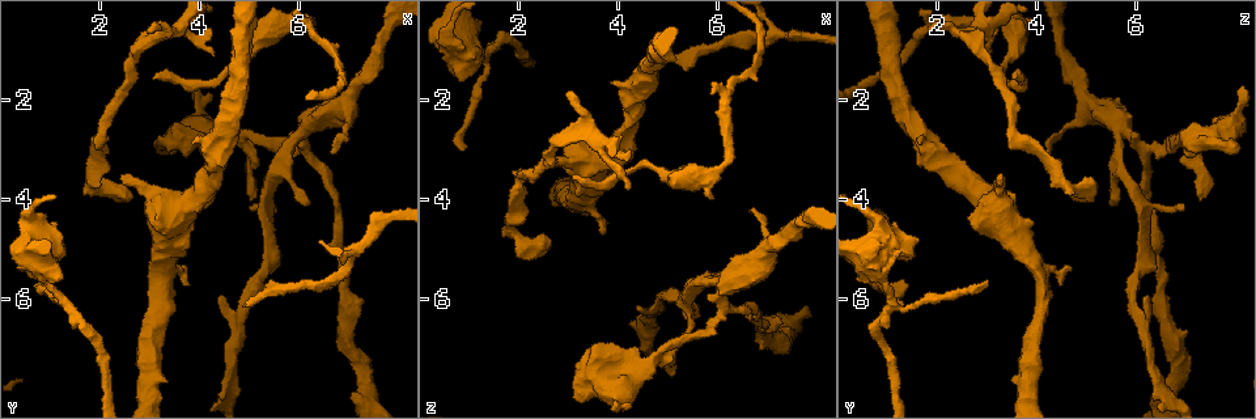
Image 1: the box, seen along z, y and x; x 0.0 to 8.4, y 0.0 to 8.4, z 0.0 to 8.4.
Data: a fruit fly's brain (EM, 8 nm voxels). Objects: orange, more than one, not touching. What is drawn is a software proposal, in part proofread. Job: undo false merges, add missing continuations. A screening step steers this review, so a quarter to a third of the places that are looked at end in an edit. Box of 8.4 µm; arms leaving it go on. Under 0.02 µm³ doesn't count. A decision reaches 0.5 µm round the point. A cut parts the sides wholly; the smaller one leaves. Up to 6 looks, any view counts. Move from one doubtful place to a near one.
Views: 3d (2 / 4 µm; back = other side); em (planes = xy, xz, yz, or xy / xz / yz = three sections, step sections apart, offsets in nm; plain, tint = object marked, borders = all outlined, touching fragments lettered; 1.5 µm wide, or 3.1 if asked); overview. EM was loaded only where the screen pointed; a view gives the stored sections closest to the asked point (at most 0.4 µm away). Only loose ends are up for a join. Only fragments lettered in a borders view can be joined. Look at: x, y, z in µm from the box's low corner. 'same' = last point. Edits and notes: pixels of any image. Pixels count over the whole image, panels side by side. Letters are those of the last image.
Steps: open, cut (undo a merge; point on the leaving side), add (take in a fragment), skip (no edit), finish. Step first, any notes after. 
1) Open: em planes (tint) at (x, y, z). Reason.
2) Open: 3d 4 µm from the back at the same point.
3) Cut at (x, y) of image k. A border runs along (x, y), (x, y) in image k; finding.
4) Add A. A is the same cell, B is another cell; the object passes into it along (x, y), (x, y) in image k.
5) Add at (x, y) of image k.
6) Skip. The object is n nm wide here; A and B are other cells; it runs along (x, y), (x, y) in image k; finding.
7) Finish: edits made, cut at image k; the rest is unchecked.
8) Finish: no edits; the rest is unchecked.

Open: em planes (tint) at (1.10, 4.50, 1.15). An open end.

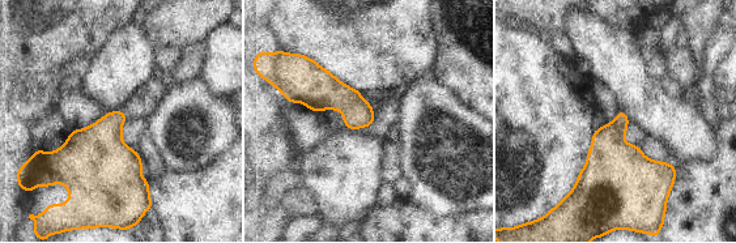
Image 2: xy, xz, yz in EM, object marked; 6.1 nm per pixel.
Open: em planes (borders) at the same point.

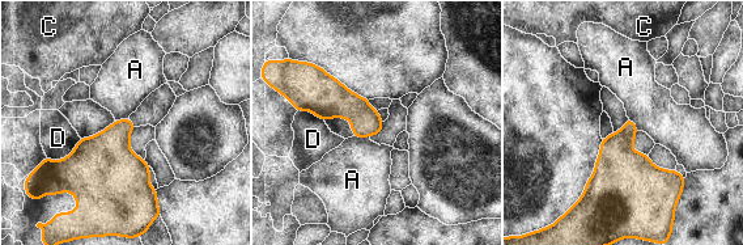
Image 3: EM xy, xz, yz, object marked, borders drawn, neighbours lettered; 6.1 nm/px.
Skip. A, C and D are other cells; a border runs along (353, 135), (369, 136) in image 3; no lettered fragment goes on from it.

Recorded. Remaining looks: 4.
Open: 3d 4 µm at (2.40, 3.60, 3.30). Branch stops here.

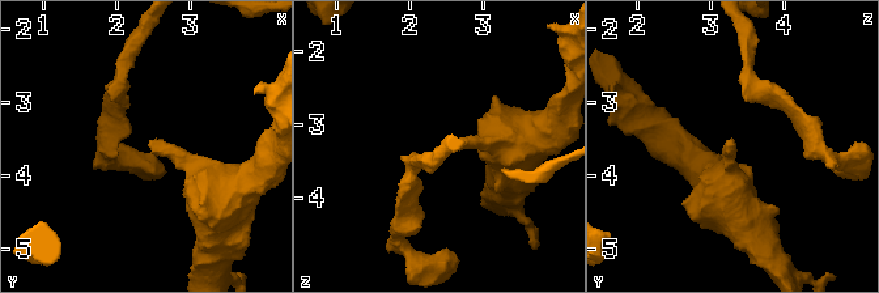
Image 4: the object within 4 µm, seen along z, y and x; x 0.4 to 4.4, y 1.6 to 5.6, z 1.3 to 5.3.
Open: em xy step 8 (tint) at (2.40, 3.50, 3.25).

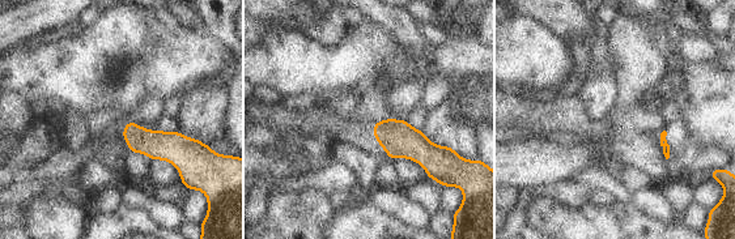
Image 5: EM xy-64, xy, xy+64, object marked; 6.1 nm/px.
Open: em planes (borders) at the same point.

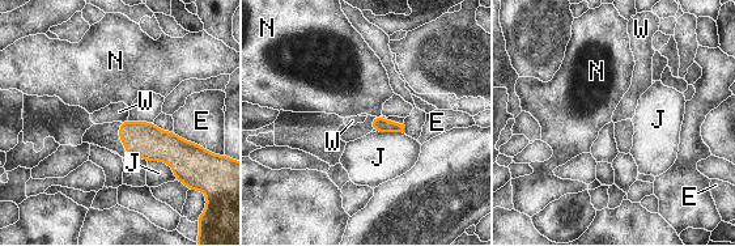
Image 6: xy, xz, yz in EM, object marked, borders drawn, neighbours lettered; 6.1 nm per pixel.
Skip. E, J, N and W are other cells; a border runs along (127, 119), (120, 122) in image 6; none of them fits.

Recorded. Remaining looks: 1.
Finish: no edits; the rest is unchecked.

